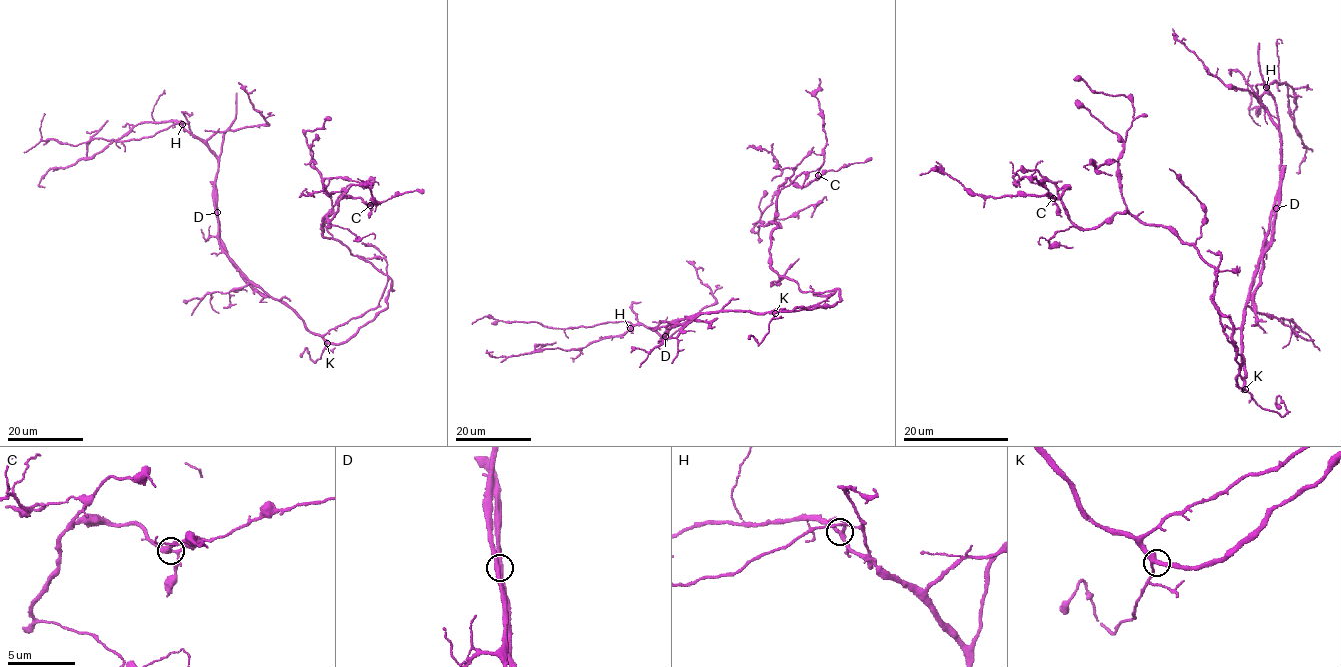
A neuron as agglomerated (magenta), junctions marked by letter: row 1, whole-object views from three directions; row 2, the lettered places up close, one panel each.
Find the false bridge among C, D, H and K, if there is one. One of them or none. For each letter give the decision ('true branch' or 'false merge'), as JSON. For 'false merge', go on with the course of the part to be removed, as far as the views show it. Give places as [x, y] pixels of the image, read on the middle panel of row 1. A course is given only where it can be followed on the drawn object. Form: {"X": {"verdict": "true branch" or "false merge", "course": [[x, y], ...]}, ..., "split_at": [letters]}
{"C": {"verdict": "true branch"}, "D": {"verdict": "false merge", "course": [[665, 336], [672, 326], [688, 320], [709, 321], [709, 326], [714, 326]]}, "H": {"verdict": "true branch"}, "K": {"verdict": "true branch"}, "split_at": ["D"]}

